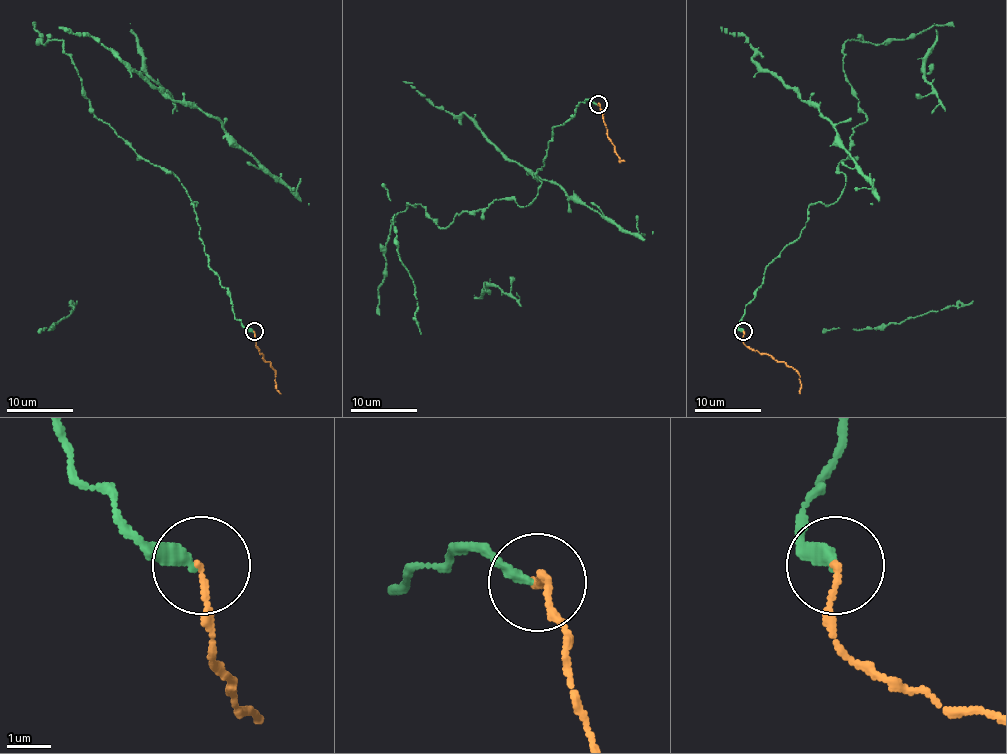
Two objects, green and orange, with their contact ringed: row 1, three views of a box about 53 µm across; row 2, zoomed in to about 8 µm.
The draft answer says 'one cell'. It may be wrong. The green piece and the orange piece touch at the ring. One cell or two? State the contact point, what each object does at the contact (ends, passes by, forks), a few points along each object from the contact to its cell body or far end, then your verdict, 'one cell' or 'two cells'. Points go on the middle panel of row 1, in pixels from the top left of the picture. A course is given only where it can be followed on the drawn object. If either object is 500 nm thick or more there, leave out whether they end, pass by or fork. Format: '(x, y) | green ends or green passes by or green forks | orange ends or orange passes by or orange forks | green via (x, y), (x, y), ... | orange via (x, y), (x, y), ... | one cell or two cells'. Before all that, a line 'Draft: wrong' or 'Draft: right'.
Draft: right
(598, 104) | green ends | orange ends | green via (598, 104), (586, 99), (553, 129), (527, 207), (495, 200), (440, 227), (407, 205), (386, 245), (379, 314) | orange via (598, 104), (606, 134), (619, 160), (624, 160) | one cell

